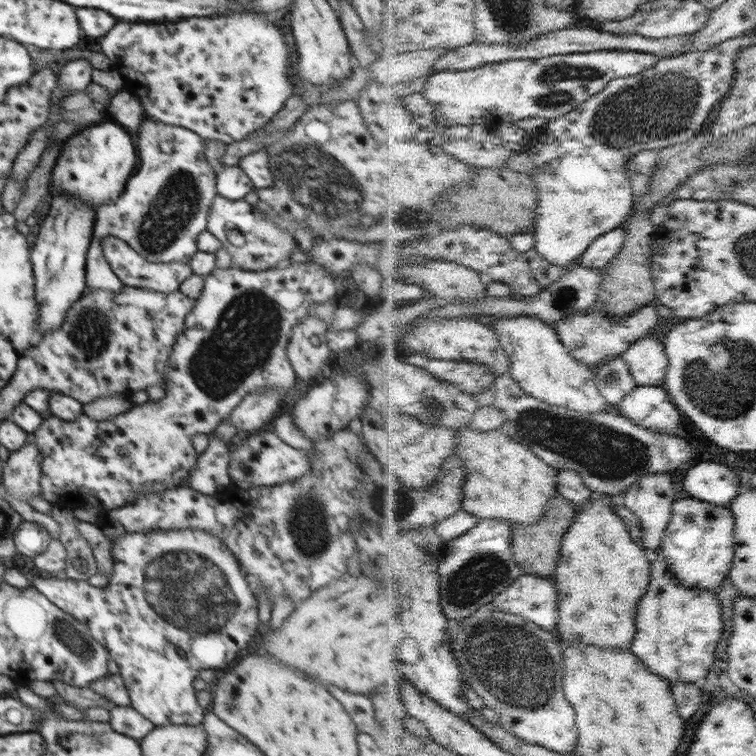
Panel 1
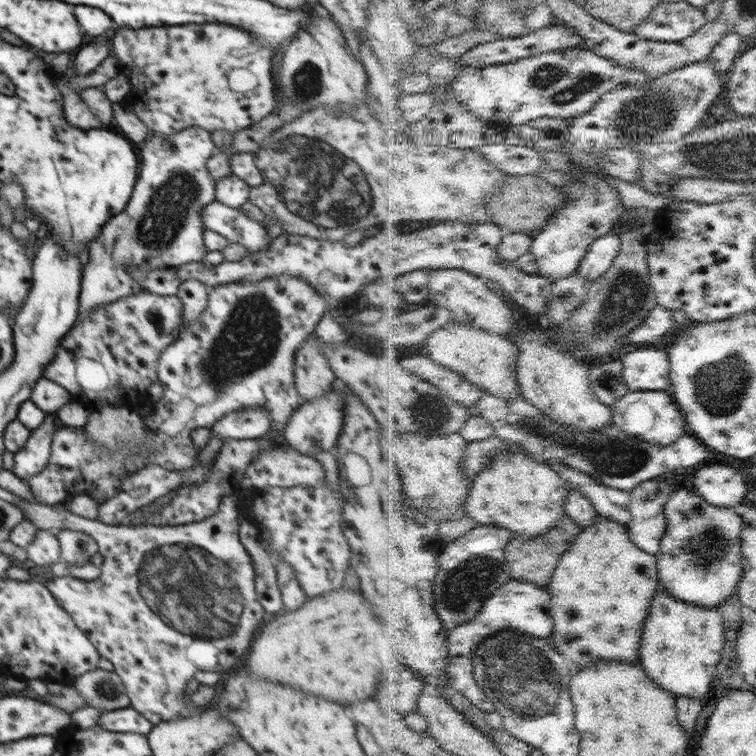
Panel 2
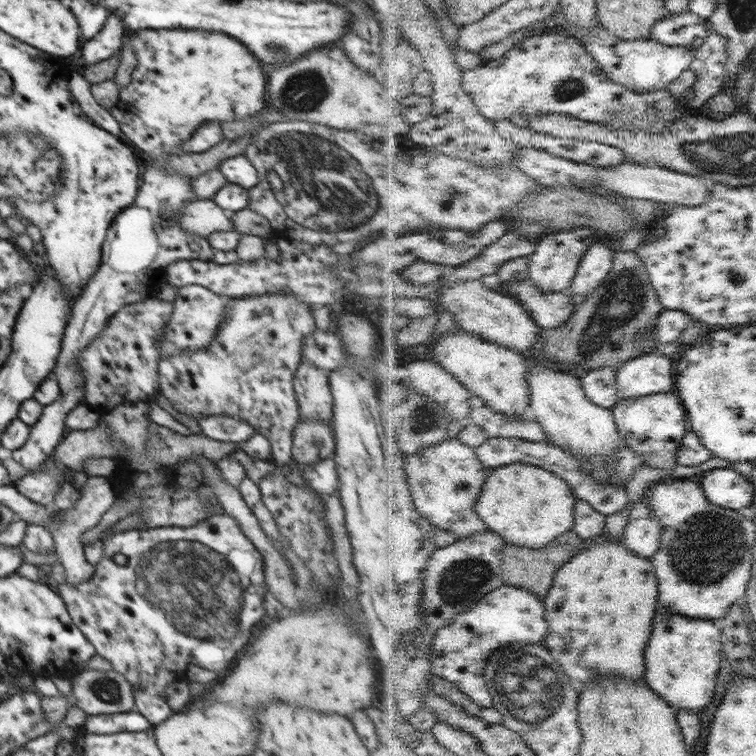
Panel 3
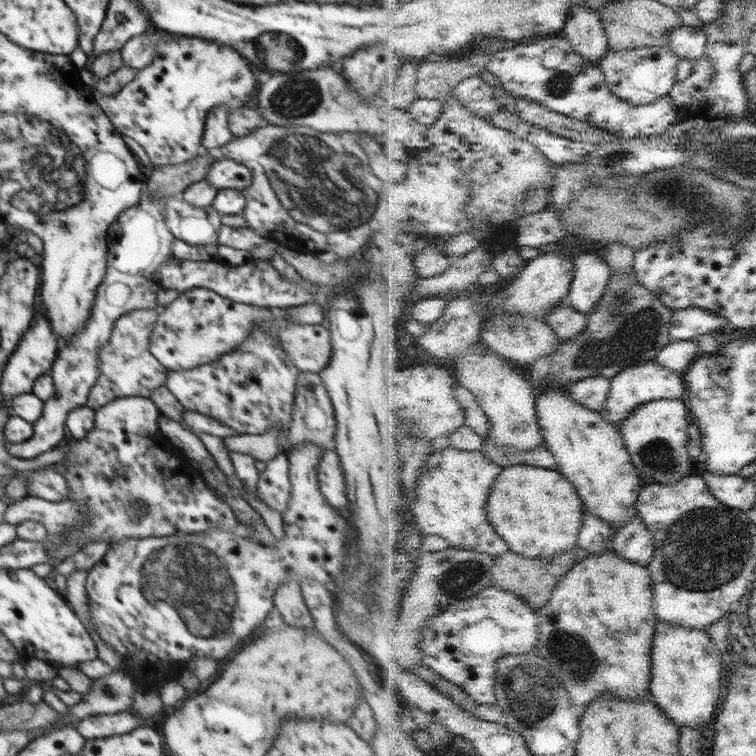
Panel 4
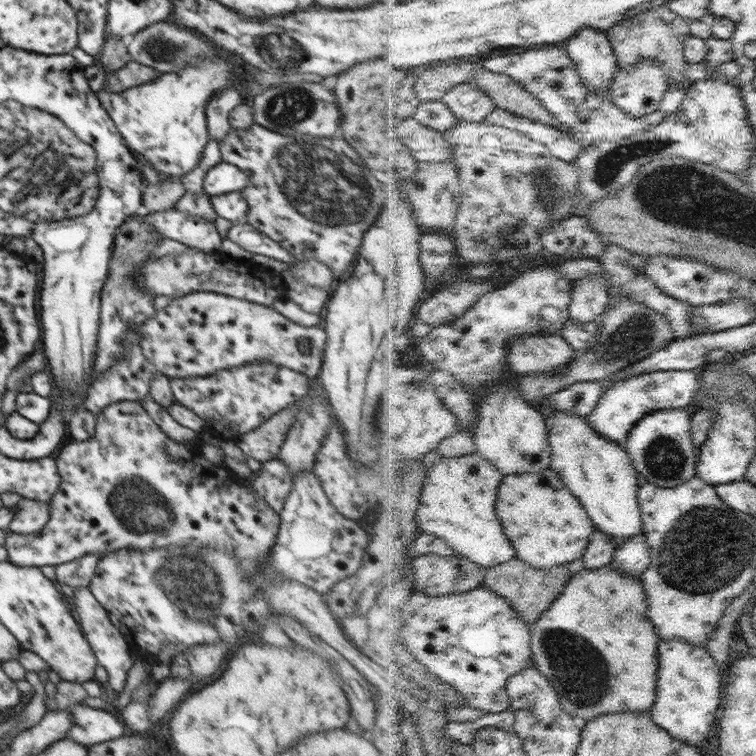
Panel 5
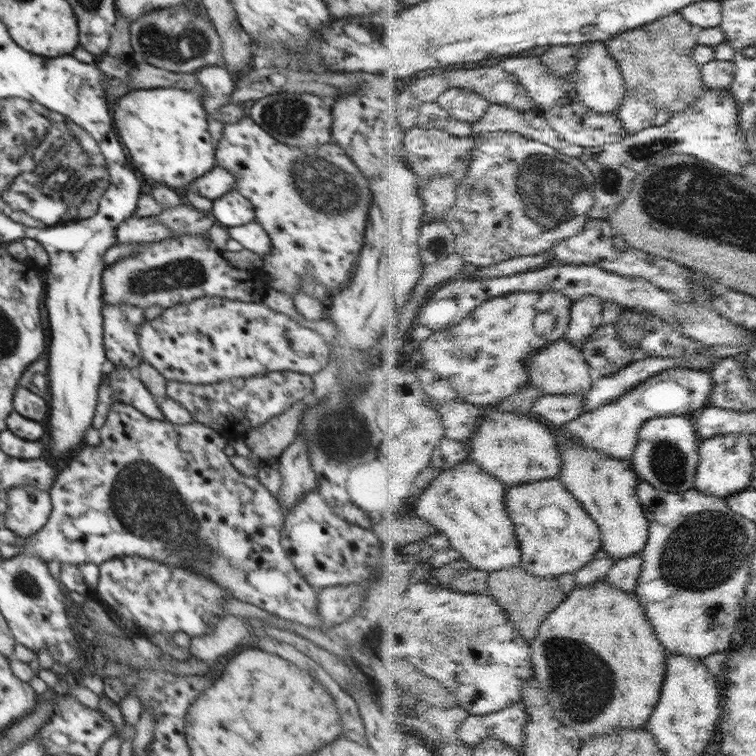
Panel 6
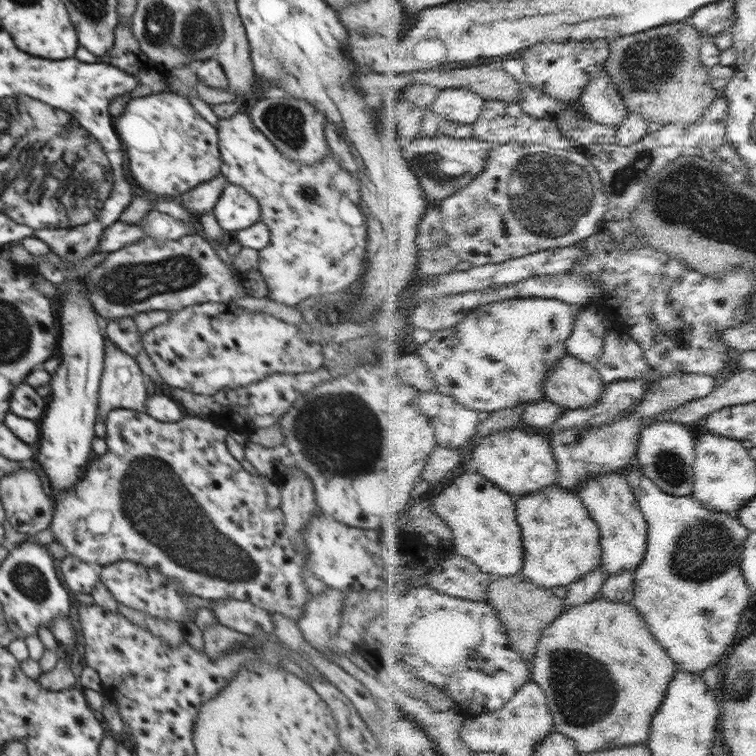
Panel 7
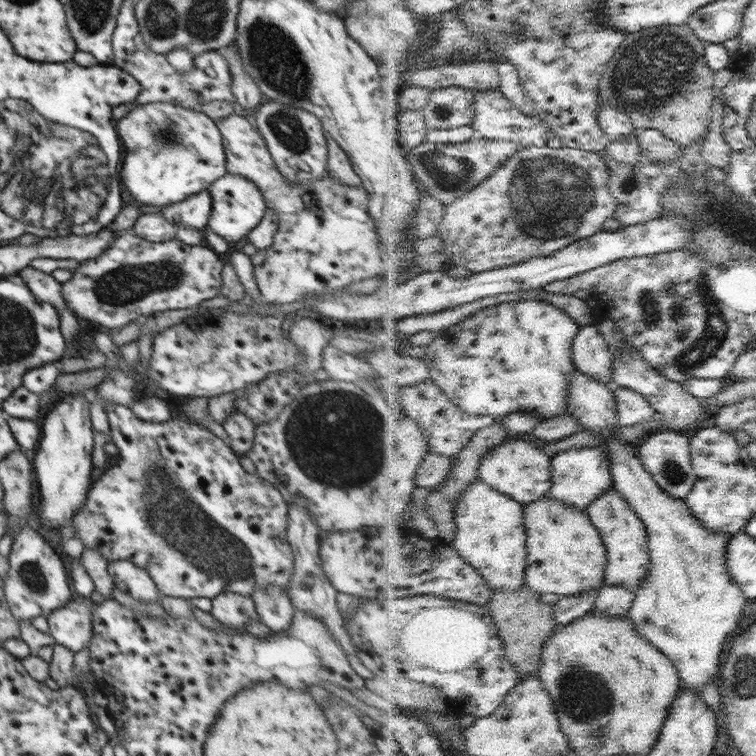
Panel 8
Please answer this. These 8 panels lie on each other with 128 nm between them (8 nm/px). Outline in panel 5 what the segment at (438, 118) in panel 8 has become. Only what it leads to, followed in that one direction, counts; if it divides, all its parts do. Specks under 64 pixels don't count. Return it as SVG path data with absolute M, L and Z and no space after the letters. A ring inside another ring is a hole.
M474 80L460 84L445 97L444 102L461 120L481 123L497 108L497 103L483 92Z

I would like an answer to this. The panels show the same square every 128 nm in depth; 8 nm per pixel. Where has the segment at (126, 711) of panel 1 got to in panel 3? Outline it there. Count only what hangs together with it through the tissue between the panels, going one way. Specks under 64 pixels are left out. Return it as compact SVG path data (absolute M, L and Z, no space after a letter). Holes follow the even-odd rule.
M134 710L109 715L89 715L83 728L90 734L116 734L142 732L153 728L153 725L143 714Z

